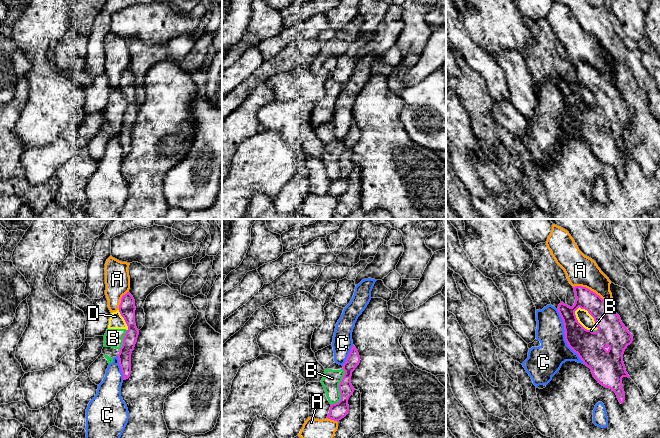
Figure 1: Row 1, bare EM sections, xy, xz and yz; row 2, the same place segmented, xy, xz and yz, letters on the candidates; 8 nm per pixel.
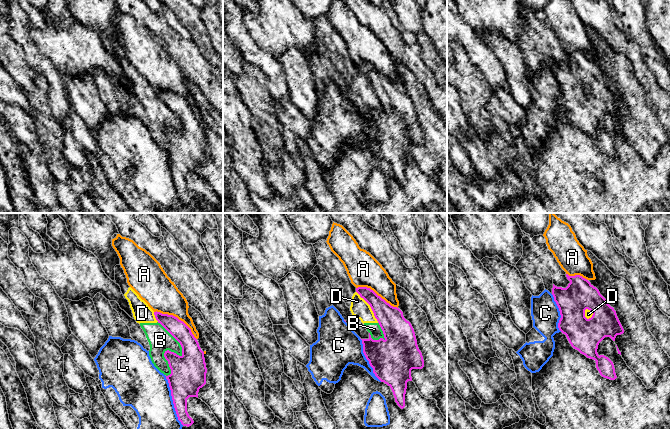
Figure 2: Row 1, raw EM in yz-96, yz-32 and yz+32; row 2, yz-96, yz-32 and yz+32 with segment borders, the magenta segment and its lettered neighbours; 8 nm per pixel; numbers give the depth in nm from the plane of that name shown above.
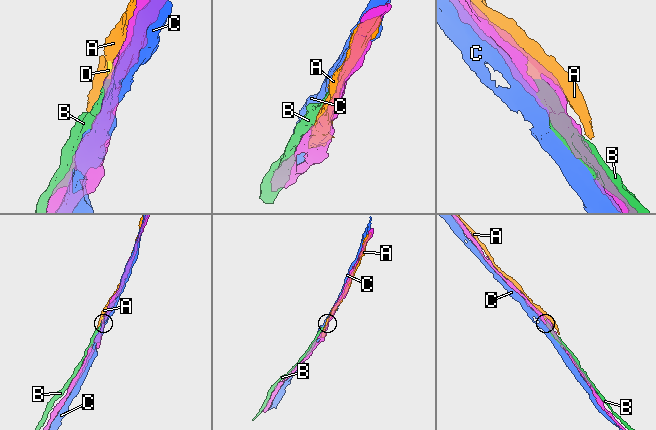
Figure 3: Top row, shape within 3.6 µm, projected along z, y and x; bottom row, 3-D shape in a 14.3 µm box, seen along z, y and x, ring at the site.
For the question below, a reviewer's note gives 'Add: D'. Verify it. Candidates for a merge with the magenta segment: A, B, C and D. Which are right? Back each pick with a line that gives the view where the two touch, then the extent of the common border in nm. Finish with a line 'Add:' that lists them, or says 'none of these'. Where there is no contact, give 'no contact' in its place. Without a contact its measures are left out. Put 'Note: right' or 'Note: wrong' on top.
Note: wrong
Add: none of these

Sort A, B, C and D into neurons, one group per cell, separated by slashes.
A / B D / C

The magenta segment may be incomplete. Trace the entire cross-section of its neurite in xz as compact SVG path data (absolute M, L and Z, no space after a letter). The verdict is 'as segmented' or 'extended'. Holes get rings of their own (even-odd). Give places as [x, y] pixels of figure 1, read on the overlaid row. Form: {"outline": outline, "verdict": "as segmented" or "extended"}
{"outline": "M353 345L342 368L345 371L345 374L343 376L342 381L339 384L341 400L338 403L331 404L327 416L328 419L338 422L347 415L349 411L348 399L355 390L351 384L351 376L352 372L359 365L359 363L360 363L360 356L358 350Z", "verdict": "as segmented"}

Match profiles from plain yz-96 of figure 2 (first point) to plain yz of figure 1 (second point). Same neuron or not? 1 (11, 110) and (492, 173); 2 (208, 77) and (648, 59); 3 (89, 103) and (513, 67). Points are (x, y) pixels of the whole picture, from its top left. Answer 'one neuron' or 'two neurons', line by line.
1: two neurons
2: two neurons
3: one neuron

